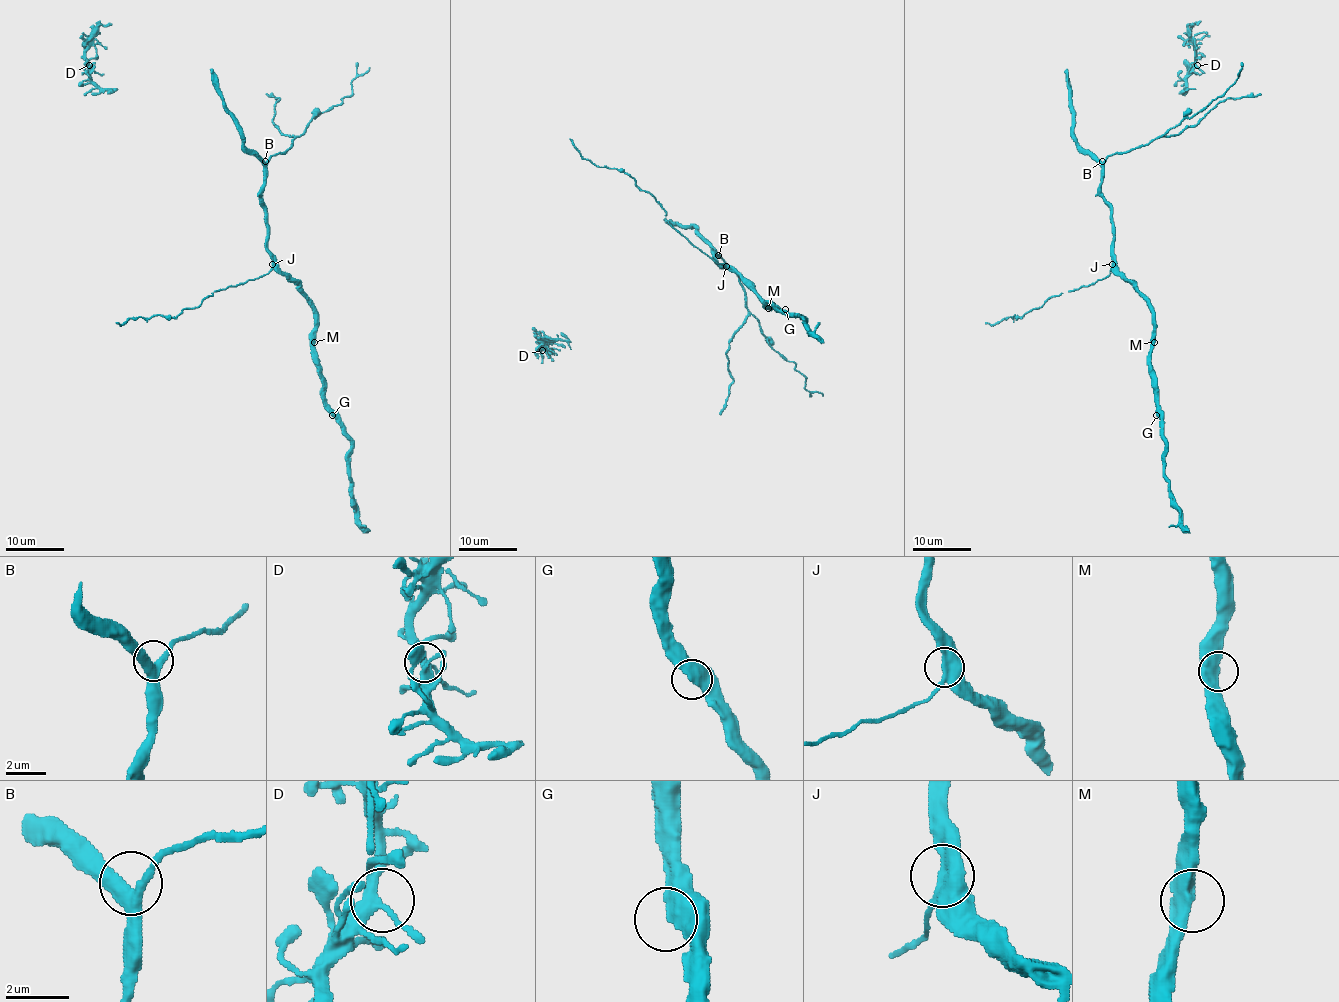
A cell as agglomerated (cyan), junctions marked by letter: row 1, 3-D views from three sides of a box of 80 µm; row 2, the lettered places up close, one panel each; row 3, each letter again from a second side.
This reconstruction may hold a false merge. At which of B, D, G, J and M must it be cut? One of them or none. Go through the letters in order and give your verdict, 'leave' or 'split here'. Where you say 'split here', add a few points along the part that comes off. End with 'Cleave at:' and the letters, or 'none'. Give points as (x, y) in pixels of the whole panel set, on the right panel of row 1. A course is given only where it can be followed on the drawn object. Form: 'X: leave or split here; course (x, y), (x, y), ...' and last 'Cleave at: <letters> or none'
B: leave
D: leave
G: leave
J: leave
M: leave
Cleave at: none

